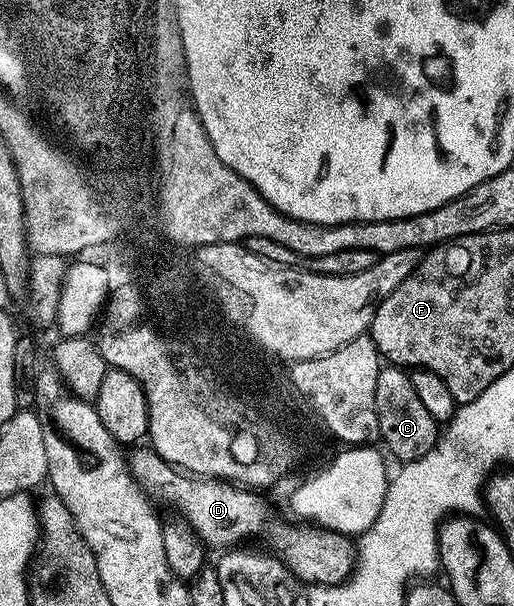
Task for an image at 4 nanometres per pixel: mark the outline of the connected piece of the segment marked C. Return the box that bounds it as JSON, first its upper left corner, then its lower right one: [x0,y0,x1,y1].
[376,367,440,463]

